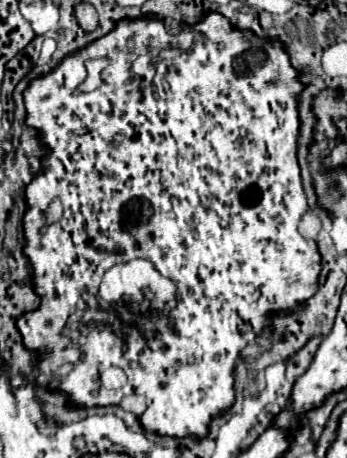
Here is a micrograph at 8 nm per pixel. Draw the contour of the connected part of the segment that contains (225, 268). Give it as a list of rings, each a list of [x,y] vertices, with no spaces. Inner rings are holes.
[[[206,12],[206,14],[204,14],[204,18],[202,18],[202,20],[200,20],[200,22],[198,22],[198,24],[192,24],[192,26],[182,26],[182,30],[184,30],[184,34],[183,34],[183,33],[182,33],[182,32],[181,32],[181,33],[180,33],[180,34],[176,34],[176,36],[172,36],[172,34],[168,34],[168,30],[166,30],[166,28],[165,28],[165,25],[164,25],[164,20],[162,20],[162,18],[156,18],[156,16],[152,16],[152,14],[146,14],[146,16],[140,16],[140,18],[122,18],[122,20],[120,20],[120,22],[116,22],[116,26],[114,26],[114,30],[110,30],[110,32],[108,32],[108,34],[106,34],[106,36],[102,36],[102,38],[98,38],[98,40],[94,40],[94,42],[90,42],[90,44],[86,44],[86,46],[84,46],[84,48],[80,48],[80,50],[76,50],[76,52],[74,52],[74,54],[68,54],[68,56],[66,56],[66,58],[62,58],[62,60],[60,60],[60,64],[58,64],[58,66],[56,66],[56,68],[54,68],[54,70],[50,70],[50,72],[48,72],[48,74],[46,74],[46,76],[38,76],[38,78],[34,78],[34,80],[32,80],[32,82],[30,82],[30,84],[28,84],[28,88],[26,88],[26,90],[24,90],[24,94],[22,94],[22,96],[24,96],[24,106],[26,106],[26,126],[30,126],[30,128],[34,128],[34,130],[36,130],[36,136],[38,136],[38,140],[40,140],[40,142],[42,142],[42,146],[44,146],[44,148],[46,148],[46,150],[50,150],[50,152],[48,152],[48,154],[46,154],[46,156],[42,156],[42,158],[40,158],[40,162],[42,162],[42,166],[40,166],[40,172],[38,172],[38,174],[36,174],[36,176],[34,176],[34,180],[32,180],[32,182],[30,182],[30,184],[28,184],[28,186],[26,186],[26,200],[28,200],[28,208],[26,208],[26,212],[24,212],[24,240],[26,240],[26,244],[24,244],[24,256],[26,256],[26,258],[28,258],[28,260],[30,260],[30,266],[32,266],[32,278],[30,278],[30,284],[32,284],[32,288],[34,288],[34,292],[36,292],[36,294],[38,294],[38,298],[40,298],[40,306],[38,306],[38,308],[36,308],[36,310],[32,310],[32,312],[24,312],[24,314],[22,314],[22,316],[18,316],[18,318],[16,318],[16,328],[18,328],[18,332],[20,332],[20,334],[22,334],[22,344],[24,344],[24,348],[26,348],[26,350],[30,350],[30,352],[32,352],[32,356],[34,356],[34,360],[36,360],[36,362],[38,362],[38,374],[50,374],[50,370],[52,370],[52,368],[60,368],[60,366],[62,366],[62,364],[66,364],[66,362],[68,362],[68,364],[72,364],[72,368],[74,368],[74,370],[72,370],[72,372],[70,372],[70,374],[66,374],[66,378],[64,378],[64,380],[62,380],[62,382],[60,382],[60,384],[40,384],[40,386],[46,386],[46,388],[48,388],[48,390],[56,390],[56,388],[58,388],[58,390],[60,390],[60,392],[64,392],[64,394],[66,394],[66,396],[68,396],[68,404],[70,404],[70,406],[74,406],[74,408],[92,408],[92,406],[116,406],[116,404],[120,404],[120,400],[122,400],[122,398],[124,398],[124,396],[126,396],[126,394],[124,394],[124,390],[106,390],[106,388],[104,388],[104,386],[102,386],[102,382],[100,382],[100,372],[102,372],[102,370],[106,370],[106,368],[110,368],[110,366],[120,366],[120,368],[122,368],[122,370],[124,370],[124,372],[126,372],[126,376],[128,376],[128,386],[130,386],[130,388],[132,388],[132,390],[134,390],[134,392],[136,392],[136,394],[144,394],[144,398],[146,398],[146,410],[144,410],[144,412],[142,412],[142,414],[140,414],[140,416],[138,416],[138,420],[140,420],[140,424],[142,424],[142,428],[144,428],[144,430],[146,430],[146,432],[154,432],[154,434],[158,434],[158,436],[170,436],[170,438],[186,438],[186,436],[194,436],[194,438],[204,438],[204,436],[208,436],[208,426],[210,426],[210,420],[214,420],[214,418],[218,418],[218,416],[222,416],[222,414],[224,414],[224,412],[226,412],[226,410],[230,410],[230,408],[232,408],[232,406],[234,406],[234,370],[236,370],[236,360],[238,360],[238,356],[240,356],[240,352],[242,352],[242,350],[244,350],[244,348],[246,348],[246,346],[248,346],[248,344],[250,344],[250,342],[252,342],[252,340],[256,340],[256,338],[258,338],[258,336],[262,336],[262,334],[272,334],[272,318],[274,318],[274,316],[280,316],[280,314],[294,314],[294,312],[298,312],[298,310],[302,310],[302,306],[304,306],[304,302],[306,302],[306,300],[308,300],[308,298],[310,298],[310,296],[314,296],[314,294],[316,294],[316,290],[318,290],[318,274],[320,274],[320,270],[322,270],[322,256],[320,256],[320,252],[318,252],[318,244],[316,244],[316,240],[306,240],[306,238],[302,238],[302,236],[300,236],[300,234],[298,234],[298,222],[300,222],[300,218],[302,218],[302,216],[304,216],[304,212],[308,212],[308,198],[306,198],[306,194],[304,194],[304,188],[302,188],[302,178],[300,178],[300,166],[298,166],[298,158],[296,158],[296,152],[298,152],[298,134],[300,134],[300,118],[298,118],[298,104],[300,104],[300,92],[302,92],[302,90],[304,90],[304,88],[306,88],[306,86],[304,86],[304,84],[302,84],[302,82],[300,82],[300,74],[302,74],[302,72],[300,72],[300,70],[296,70],[296,68],[294,68],[294,66],[292,66],[292,64],[290,64],[290,54],[288,54],[288,52],[286,52],[286,50],[284,50],[284,44],[282,44],[282,42],[280,42],[280,40],[270,40],[270,38],[266,38],[266,36],[258,36],[258,34],[254,34],[254,32],[250,32],[250,30],[240,30],[240,28],[236,28],[236,26],[234,26],[234,24],[230,24],[230,20],[228,20],[228,18],[226,18],[226,16],[222,16],[222,14],[218,14],[218,12]],[[128,38],[132,38],[132,40],[134,40],[134,44],[136,44],[136,48],[134,48],[134,54],[128,54],[128,50],[126,50],[126,40],[128,40]],[[178,46],[180,46],[180,48],[182,48],[182,52],[180,52],[180,56],[178,56],[178,58],[176,58],[176,60],[174,60],[174,66],[168,66],[168,72],[164,72],[164,74],[160,74],[160,72],[158,72],[158,76],[156,76],[156,78],[154,78],[154,80],[153,80],[153,81],[152,81],[152,84],[150,84],[150,86],[146,86],[146,90],[144,90],[144,92],[142,92],[142,90],[140,90],[140,82],[138,82],[138,80],[136,80],[136,76],[134,76],[134,78],[132,78],[132,80],[130,80],[130,76],[128,76],[128,74],[130,74],[130,72],[128,72],[128,70],[130,70],[130,64],[132,64],[132,60],[134,60],[134,56],[138,56],[138,54],[147,54],[147,52],[148,52],[148,48],[150,48],[150,50],[151,50],[151,53],[152,53],[152,54],[160,54],[160,52],[161,52],[161,51],[162,51],[162,50],[164,50],[164,49],[165,49],[165,48],[166,48],[166,50],[169,50],[169,49],[173,49],[173,48],[176,48],[176,47],[178,47]],[[102,56],[104,56],[104,58],[108,58],[108,60],[110,60],[110,64],[108,64],[108,66],[106,66],[106,68],[104,68],[104,70],[102,70],[102,72],[100,72],[100,78],[102,78],[102,84],[100,84],[100,86],[98,86],[98,88],[96,88],[96,90],[94,90],[94,92],[84,92],[84,94],[80,94],[80,96],[74,96],[74,90],[76,90],[76,88],[78,88],[78,86],[80,86],[80,84],[82,84],[82,82],[84,82],[84,80],[86,80],[86,76],[88,76],[88,72],[86,72],[86,66],[84,66],[84,60],[88,60],[88,58],[102,58]],[[232,74],[236,74],[236,78],[248,78],[248,74],[252,74],[252,94],[246,94],[246,84],[244,84],[244,86],[242,86],[242,80],[226,80],[226,78],[232,78]],[[238,94],[240,94],[240,98],[242,98],[242,94],[244,94],[244,102],[242,102],[242,100],[240,100],[240,102],[238,102],[238,100],[234,100],[234,96],[238,96]],[[250,100],[252,100],[252,114],[242,114],[242,108],[244,108],[244,106],[248,106],[248,104],[250,104]],[[54,198],[60,198],[60,202],[62,202],[62,208],[64,208],[64,212],[62,212],[62,218],[60,218],[60,220],[56,220],[56,222],[48,222],[48,214],[46,214],[46,208],[48,208],[48,206],[50,206],[50,202],[52,202],[52,200],[54,200]],[[134,258],[144,258],[144,260],[150,260],[150,262],[152,262],[152,264],[154,264],[154,266],[156,266],[156,270],[158,270],[158,272],[160,272],[160,274],[162,274],[162,276],[164,276],[164,278],[172,278],[172,280],[176,280],[176,282],[178,282],[178,306],[176,306],[176,308],[174,308],[174,310],[170,310],[170,314],[168,314],[168,320],[170,320],[170,322],[174,322],[174,328],[172,328],[172,330],[168,330],[168,328],[166,328],[166,326],[164,326],[164,328],[162,328],[162,338],[164,338],[164,350],[150,350],[150,348],[148,348],[148,344],[146,344],[146,342],[148,342],[148,338],[146,338],[146,336],[116,336],[116,334],[114,334],[114,332],[112,332],[112,330],[110,330],[110,328],[108,328],[108,326],[104,326],[104,324],[96,324],[96,320],[98,320],[98,322],[102,322],[102,320],[100,320],[100,318],[96,318],[96,314],[94,314],[94,312],[92,312],[92,310],[90,310],[90,308],[86,308],[86,304],[84,304],[84,300],[82,300],[82,294],[84,294],[84,292],[87,292],[87,293],[89,293],[89,294],[94,294],[94,295],[95,295],[95,294],[96,294],[96,291],[98,291],[98,289],[99,289],[99,286],[100,286],[100,284],[101,284],[101,281],[102,281],[102,276],[104,276],[104,272],[106,272],[106,270],[110,270],[110,268],[112,268],[112,266],[116,266],[116,264],[122,264],[122,262],[130,262],[130,260],[134,260]]]

